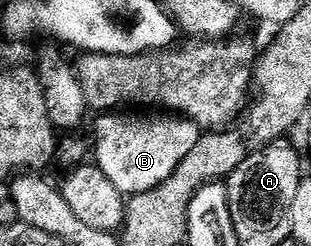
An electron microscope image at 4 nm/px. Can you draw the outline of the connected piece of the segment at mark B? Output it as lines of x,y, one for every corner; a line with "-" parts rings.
103,113
96,119
99,120
95,123
95,143
93,139
94,162
124,197
140,195
161,186
178,169
181,161
189,157
201,134
194,121
175,113

